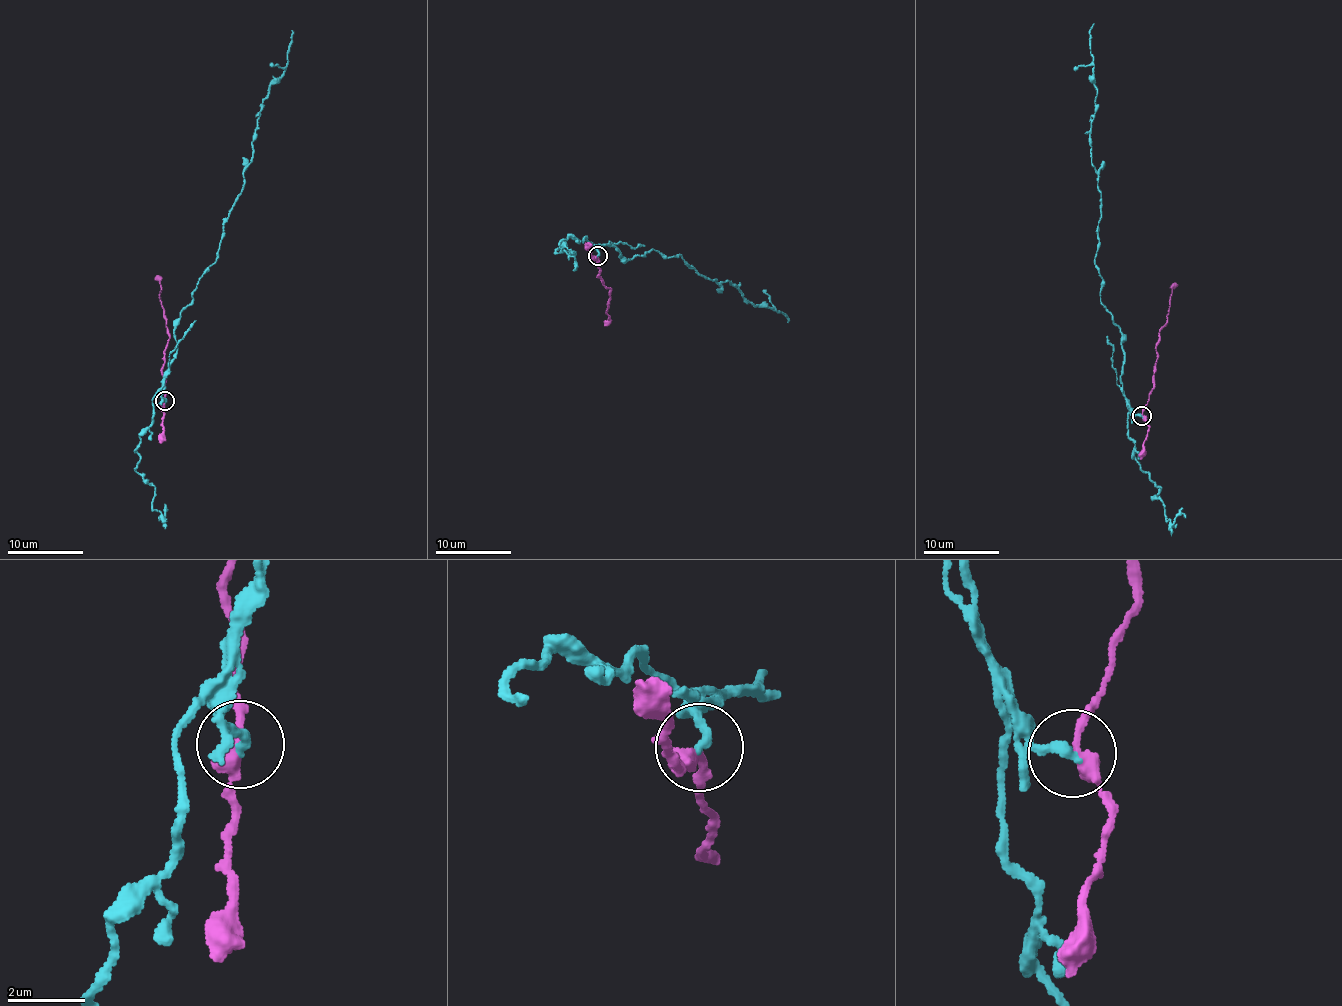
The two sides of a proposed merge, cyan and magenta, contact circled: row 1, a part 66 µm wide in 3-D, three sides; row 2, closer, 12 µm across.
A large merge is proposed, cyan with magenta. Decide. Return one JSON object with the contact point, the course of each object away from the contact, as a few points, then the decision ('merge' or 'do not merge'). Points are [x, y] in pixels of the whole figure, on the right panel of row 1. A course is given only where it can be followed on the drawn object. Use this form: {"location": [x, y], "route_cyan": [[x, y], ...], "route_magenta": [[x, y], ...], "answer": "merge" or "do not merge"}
{"location": [1141, 416], "route_cyan": [[1141, 416], [1132, 413], [1122, 388], [1122, 331], [1099, 299], [1094, 262], [1101, 203], [1091, 164], [1094, 23]], "route_magenta": [[1141, 416], [1154, 388], [1159, 330], [1169, 314], [1171, 285], [1176, 282]], "answer": "do not merge"}

